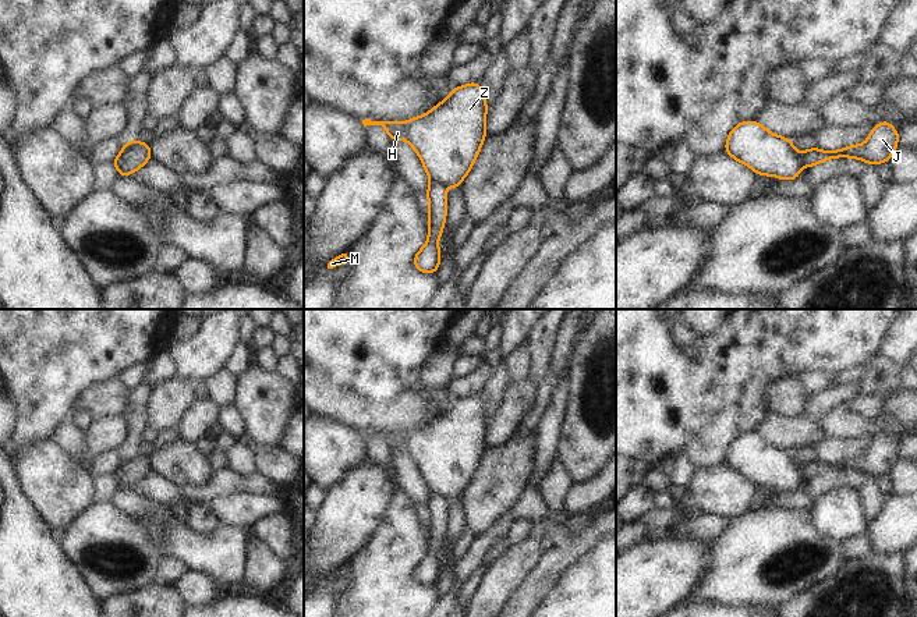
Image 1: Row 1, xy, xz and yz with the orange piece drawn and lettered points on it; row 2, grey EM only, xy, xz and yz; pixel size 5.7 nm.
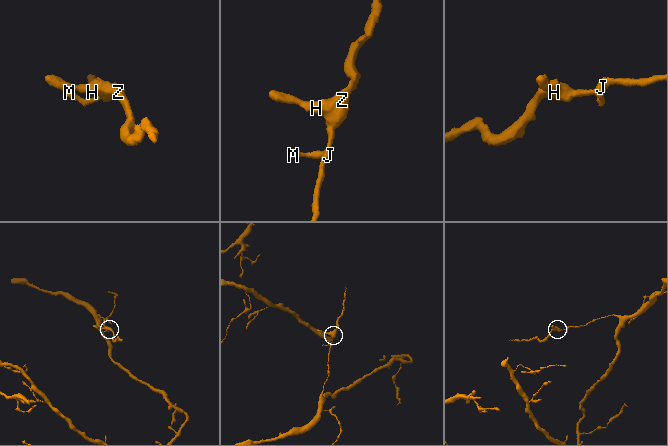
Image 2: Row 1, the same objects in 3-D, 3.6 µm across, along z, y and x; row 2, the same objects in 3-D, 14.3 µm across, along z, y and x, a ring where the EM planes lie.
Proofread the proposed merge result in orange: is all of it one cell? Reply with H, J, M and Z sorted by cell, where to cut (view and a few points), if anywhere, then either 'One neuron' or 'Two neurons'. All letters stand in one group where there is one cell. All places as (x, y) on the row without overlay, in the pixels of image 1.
Groups: H Z / J M. Split along xz (431, 492), (439, 493), (445, 499). Two neurons

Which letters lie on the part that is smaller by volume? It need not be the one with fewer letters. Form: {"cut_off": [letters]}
{"cut_off": ["H", "Z"]}

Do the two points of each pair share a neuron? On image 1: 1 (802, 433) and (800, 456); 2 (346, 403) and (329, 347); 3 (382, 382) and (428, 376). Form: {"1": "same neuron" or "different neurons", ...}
{"1": "different neurons", "2": "different neurons", "3": "different neurons"}

